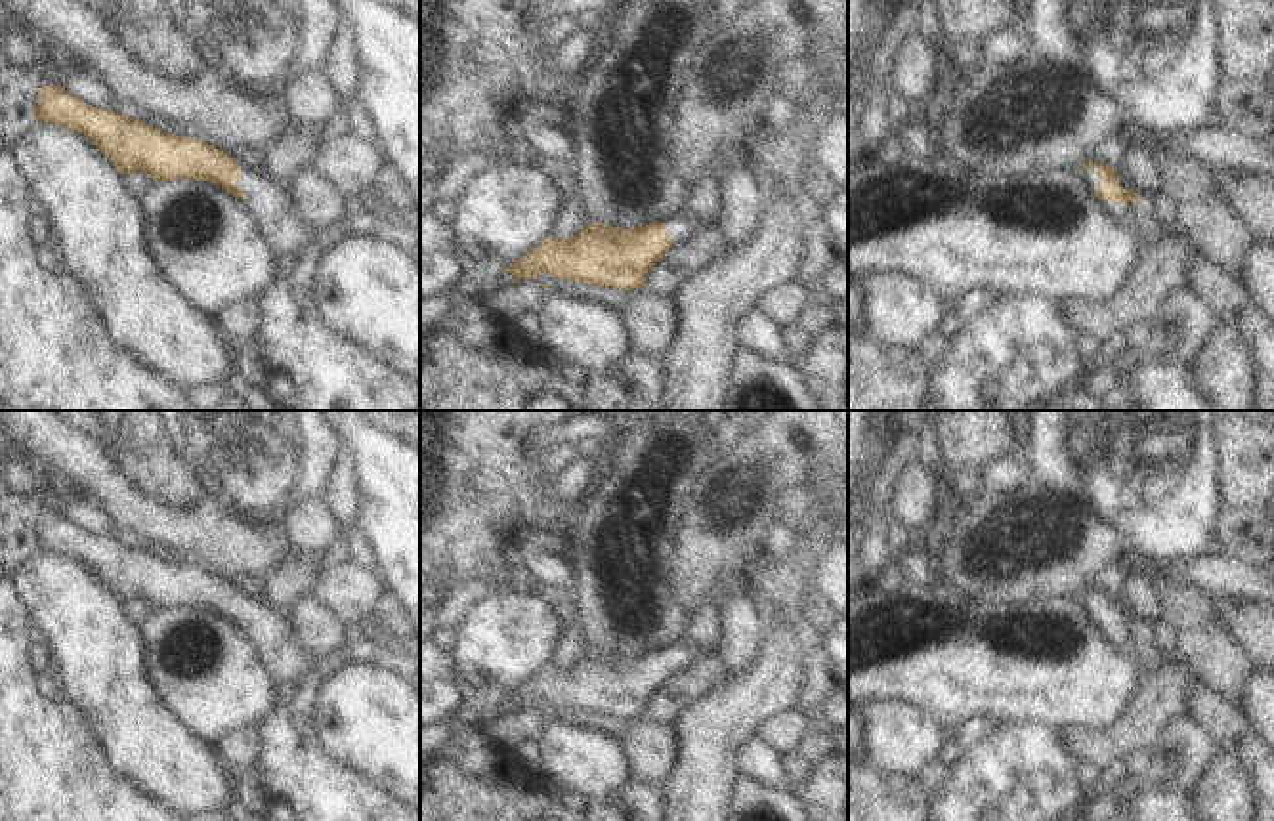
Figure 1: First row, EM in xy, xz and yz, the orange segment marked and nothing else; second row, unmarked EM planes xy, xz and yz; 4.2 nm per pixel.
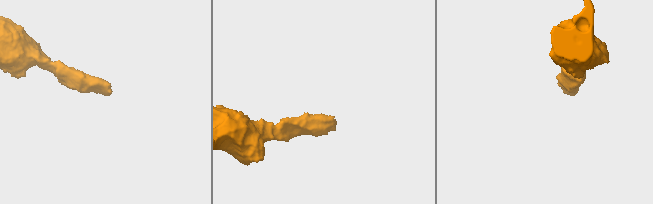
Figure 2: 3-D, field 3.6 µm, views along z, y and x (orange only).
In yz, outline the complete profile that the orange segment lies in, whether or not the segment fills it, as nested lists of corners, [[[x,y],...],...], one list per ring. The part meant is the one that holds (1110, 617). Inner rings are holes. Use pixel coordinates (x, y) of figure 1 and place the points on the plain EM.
[[[1089,588],[1083,594],[1087,617],[1100,628],[1100,634],[1114,647],[1133,645],[1135,634],[1140,630],[1133,617],[1125,617],[1117,609],[1117,598]]]

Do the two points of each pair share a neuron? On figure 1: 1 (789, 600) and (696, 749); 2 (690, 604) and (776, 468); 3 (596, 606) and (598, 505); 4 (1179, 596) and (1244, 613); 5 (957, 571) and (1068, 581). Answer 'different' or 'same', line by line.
1: same
2: same
3: same
4: different
5: same

